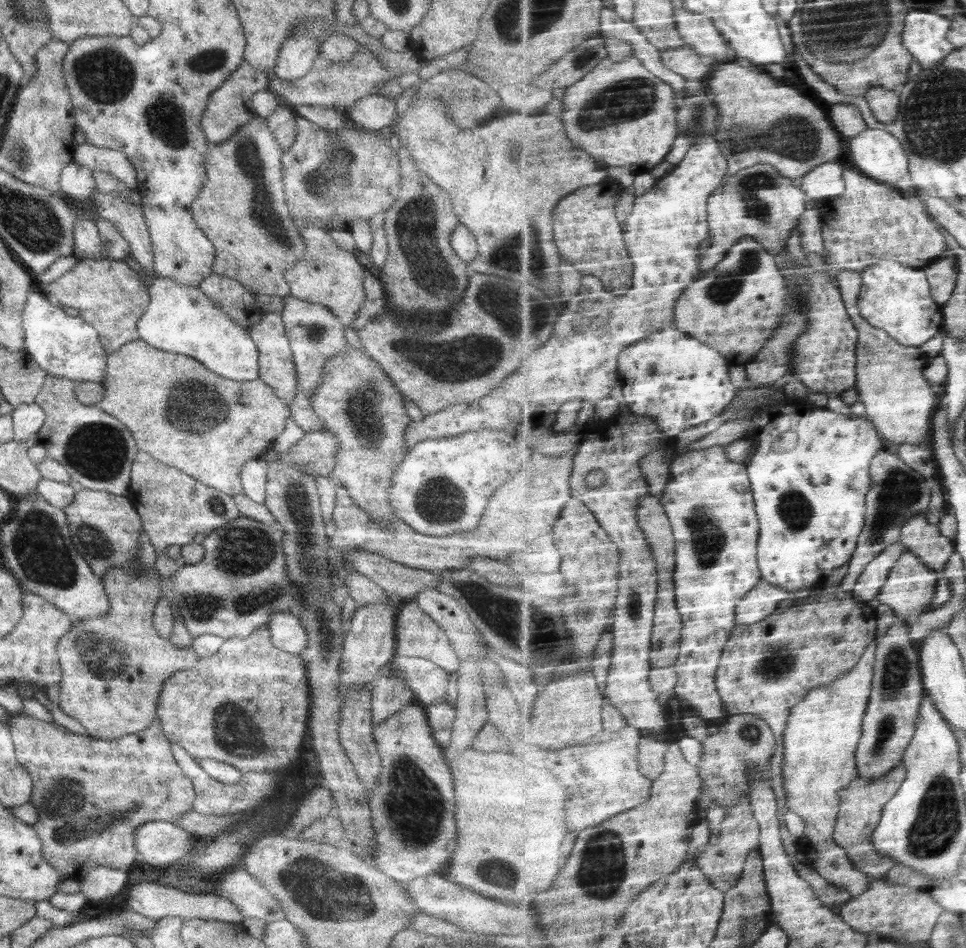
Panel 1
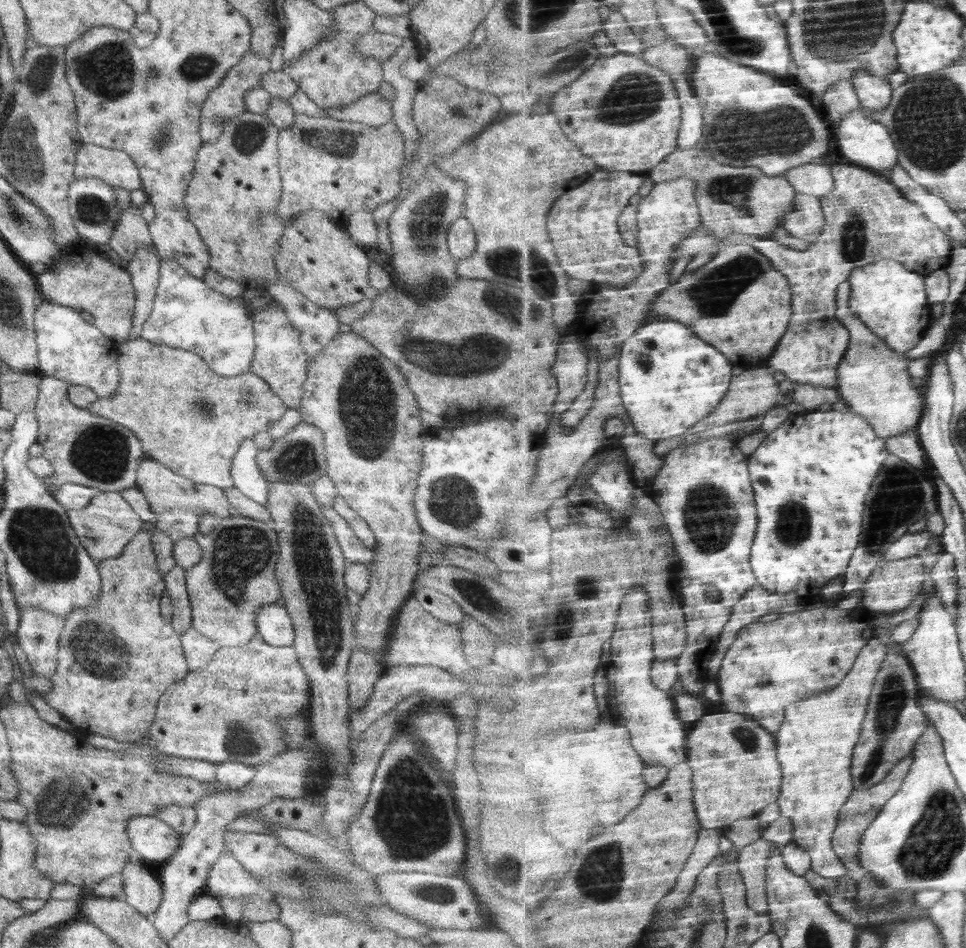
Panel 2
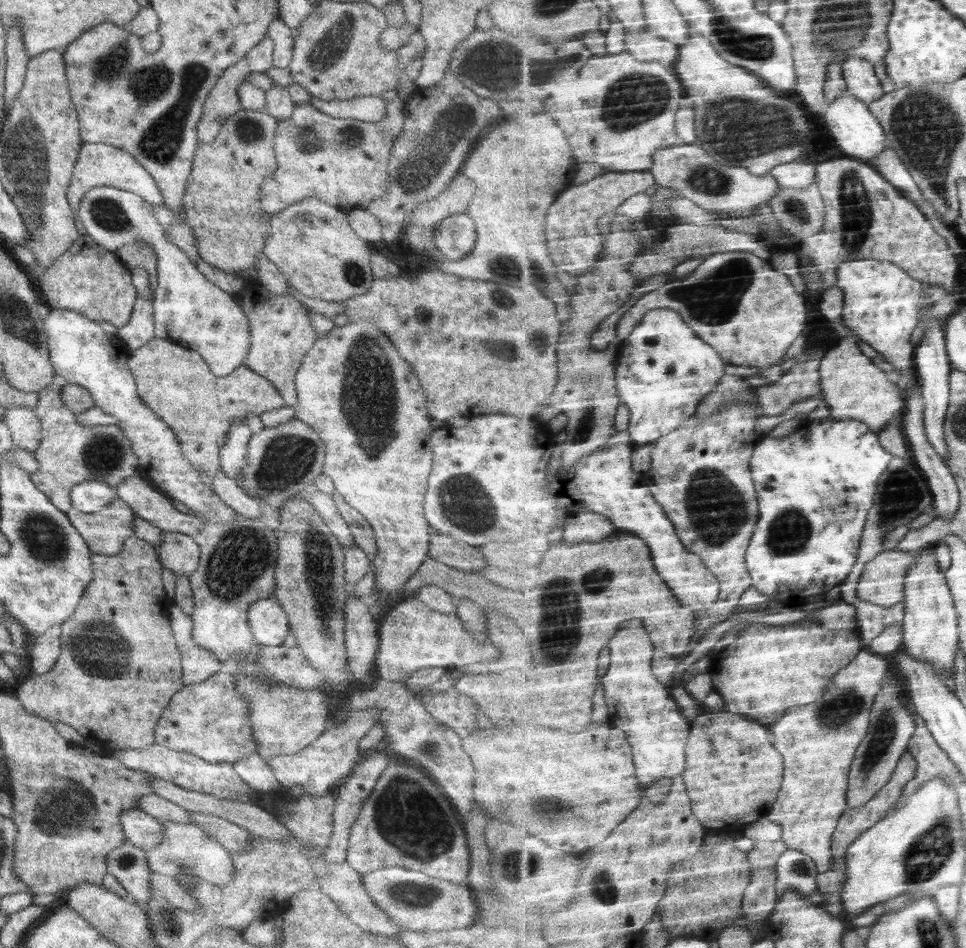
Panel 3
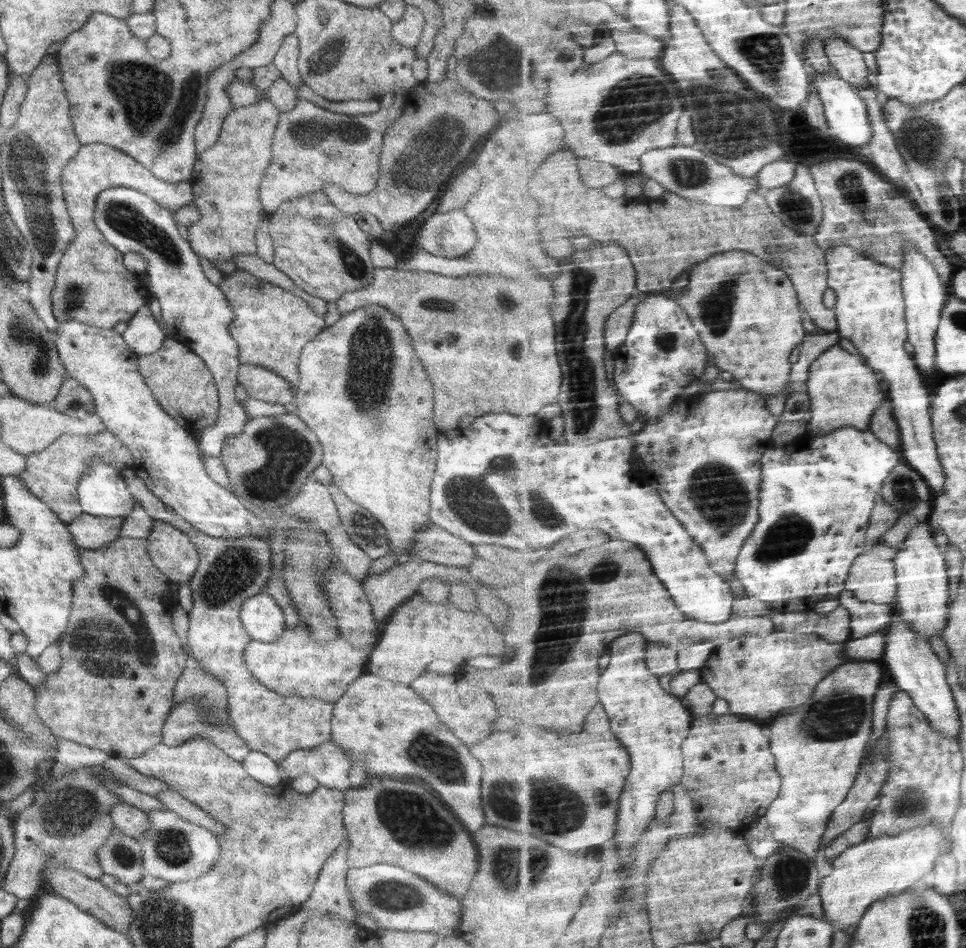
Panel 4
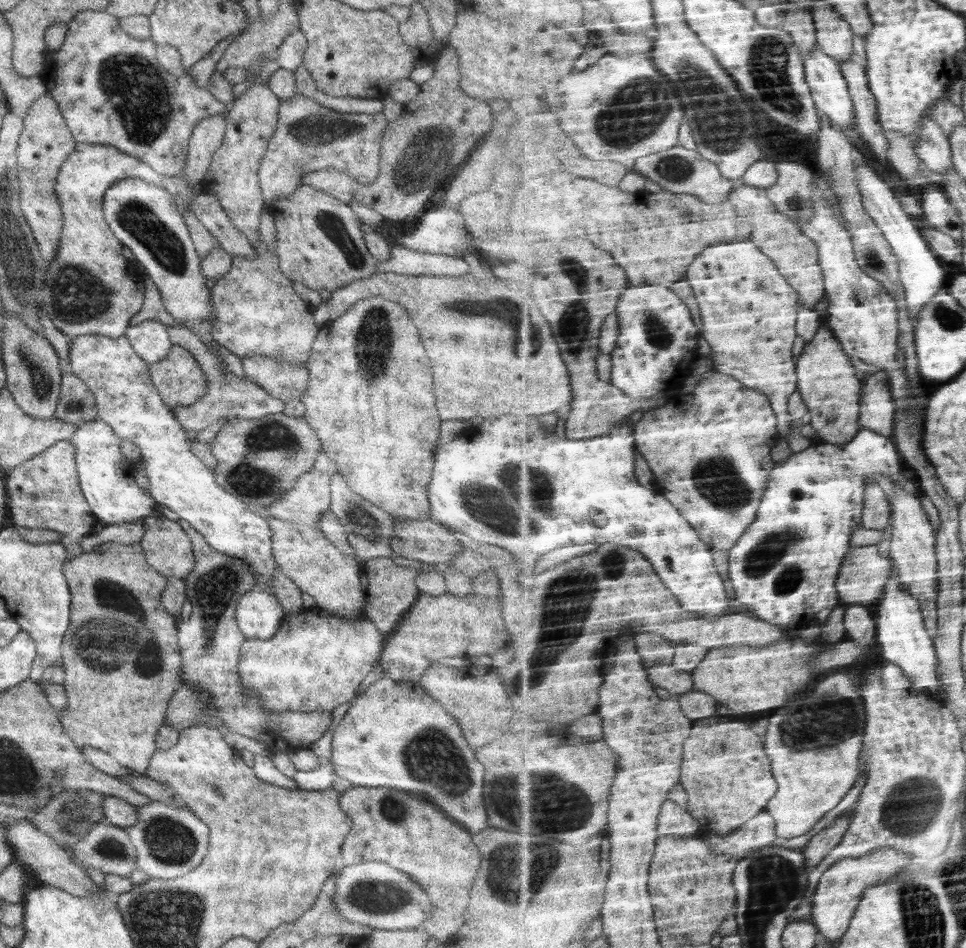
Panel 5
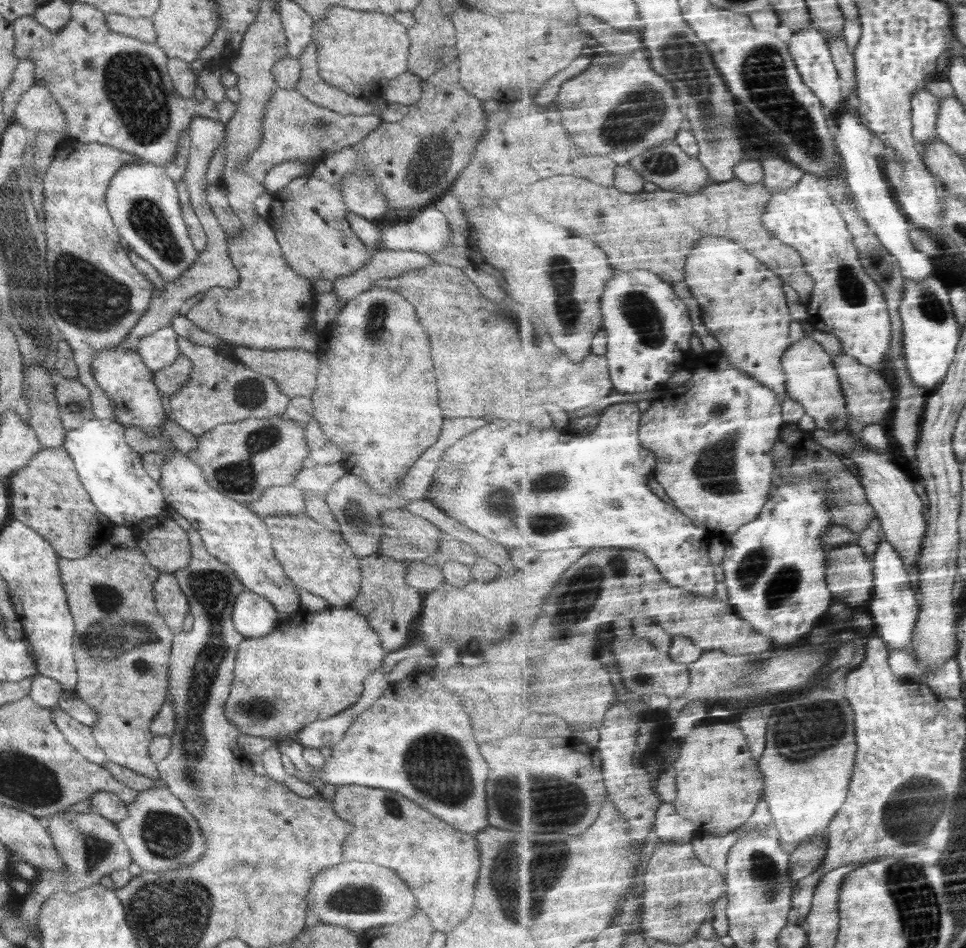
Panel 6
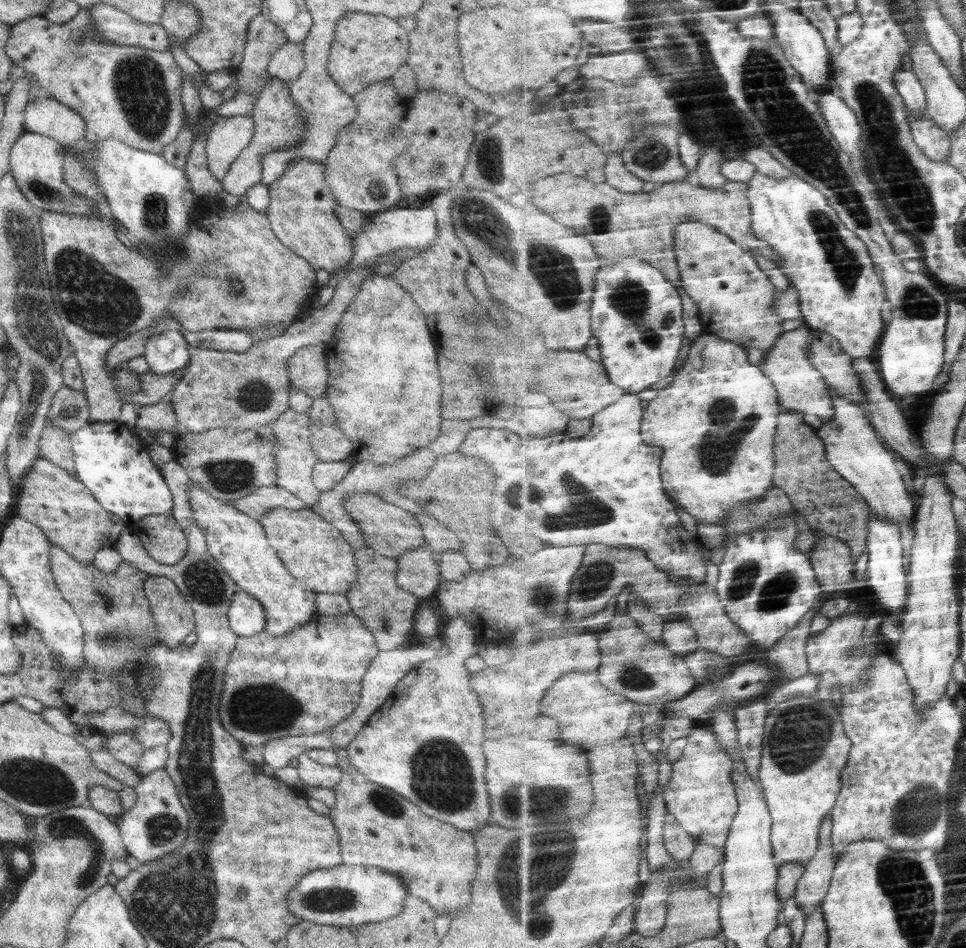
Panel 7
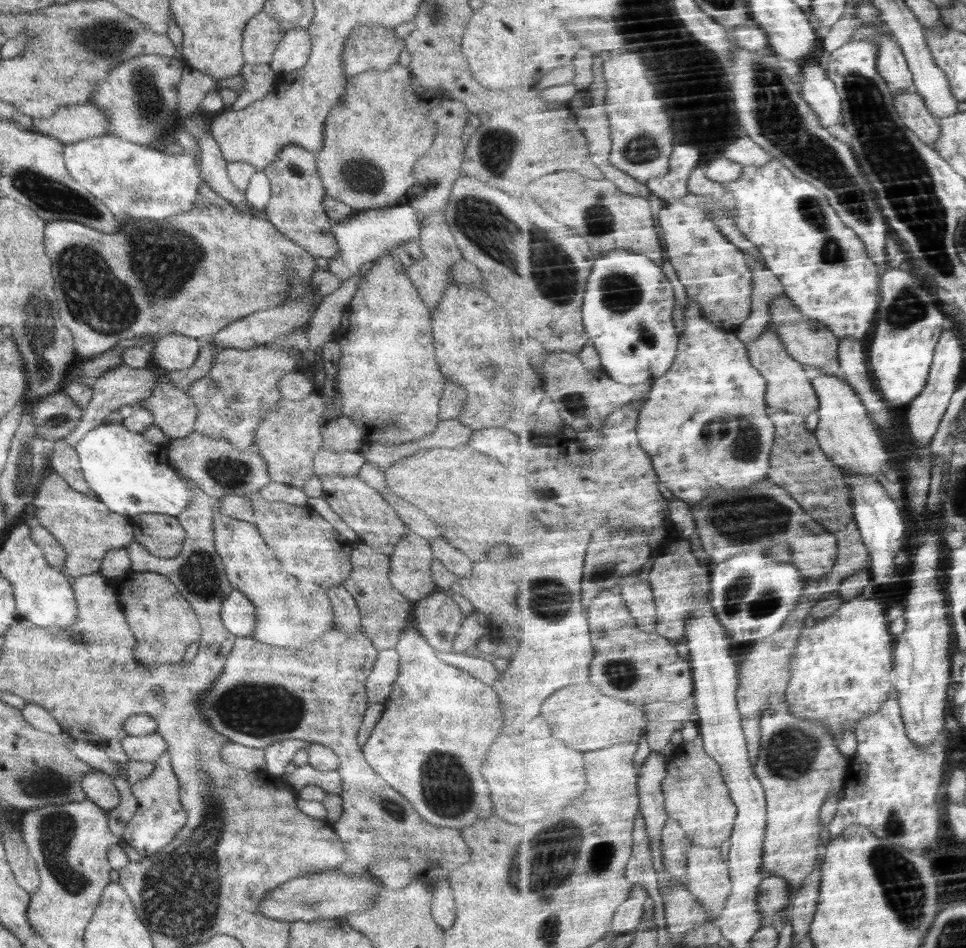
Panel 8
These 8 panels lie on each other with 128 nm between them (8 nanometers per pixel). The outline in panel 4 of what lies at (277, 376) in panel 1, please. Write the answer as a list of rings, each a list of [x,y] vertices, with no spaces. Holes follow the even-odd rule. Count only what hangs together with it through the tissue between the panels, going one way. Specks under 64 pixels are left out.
[[[238,269],[224,276],[219,284],[235,316],[229,331],[238,344],[238,360],[241,364],[273,370],[290,383],[295,394],[300,380],[298,365],[302,349],[326,327],[324,317],[316,315],[304,299],[244,271]]]

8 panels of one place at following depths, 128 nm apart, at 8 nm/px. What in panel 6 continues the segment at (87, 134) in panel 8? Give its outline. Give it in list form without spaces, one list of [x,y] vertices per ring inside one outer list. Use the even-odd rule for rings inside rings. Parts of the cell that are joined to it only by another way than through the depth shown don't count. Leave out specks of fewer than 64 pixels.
[[[33,84],[18,101],[15,120],[32,132],[66,132],[67,122],[57,101],[43,86]]]

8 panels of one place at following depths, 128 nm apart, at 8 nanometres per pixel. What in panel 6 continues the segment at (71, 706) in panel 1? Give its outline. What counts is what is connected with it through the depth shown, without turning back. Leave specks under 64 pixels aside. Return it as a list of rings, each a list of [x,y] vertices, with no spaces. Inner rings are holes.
[[[115,546],[106,558],[97,554],[77,559],[58,557],[57,563],[76,634],[72,638],[78,676],[74,693],[97,712],[97,721],[89,726],[96,744],[106,754],[108,761],[159,780],[157,766],[150,759],[149,748],[154,736],[149,726],[168,699],[169,658],[175,636],[155,607],[154,583],[161,572],[148,562],[137,546]]]

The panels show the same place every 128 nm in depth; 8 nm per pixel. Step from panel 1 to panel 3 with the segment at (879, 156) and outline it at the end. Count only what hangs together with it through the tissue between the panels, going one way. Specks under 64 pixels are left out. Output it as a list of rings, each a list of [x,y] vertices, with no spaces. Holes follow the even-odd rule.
[[[850,92],[844,93],[829,103],[824,120],[837,144],[847,156],[870,164],[872,160],[878,159],[878,156],[884,150],[891,147],[885,126],[882,124],[881,119],[873,113],[871,105]]]

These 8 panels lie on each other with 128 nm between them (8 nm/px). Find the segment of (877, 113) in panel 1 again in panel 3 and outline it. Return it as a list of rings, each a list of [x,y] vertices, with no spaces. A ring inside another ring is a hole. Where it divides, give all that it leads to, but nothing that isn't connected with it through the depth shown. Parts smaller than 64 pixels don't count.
[[[847,58],[842,62],[848,90],[854,96],[872,104],[880,100],[889,90],[877,75],[873,62],[865,58]]]

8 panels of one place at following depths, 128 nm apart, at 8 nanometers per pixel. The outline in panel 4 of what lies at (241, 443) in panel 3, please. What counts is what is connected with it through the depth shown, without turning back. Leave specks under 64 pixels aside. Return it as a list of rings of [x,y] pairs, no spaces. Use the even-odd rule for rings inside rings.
[[[110,187],[98,193],[97,196],[98,199],[94,203],[93,217],[98,230],[118,252],[137,252],[146,258],[148,261],[146,274],[149,276],[149,281],[146,283],[147,289],[150,295],[159,303],[160,314],[164,324],[171,332],[170,337],[194,351],[194,354],[197,354],[207,364],[208,370],[213,374],[219,394],[220,410],[218,410],[217,420],[213,426],[196,431],[195,438],[198,441],[202,455],[219,458],[226,438],[233,438],[234,435],[240,434],[246,421],[250,419],[234,396],[234,388],[239,384],[237,374],[241,362],[238,360],[238,344],[230,336],[229,331],[229,324],[235,317],[231,306],[224,293],[220,290],[219,285],[212,284],[206,278],[202,266],[198,262],[199,256],[192,250],[183,229],[172,218],[170,211],[164,210],[150,196],[130,187]]]

